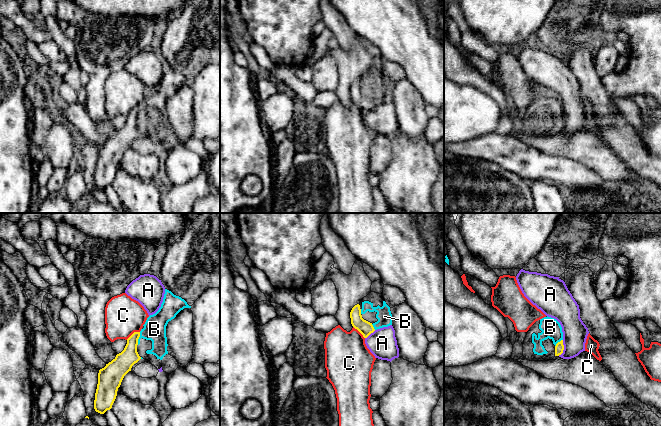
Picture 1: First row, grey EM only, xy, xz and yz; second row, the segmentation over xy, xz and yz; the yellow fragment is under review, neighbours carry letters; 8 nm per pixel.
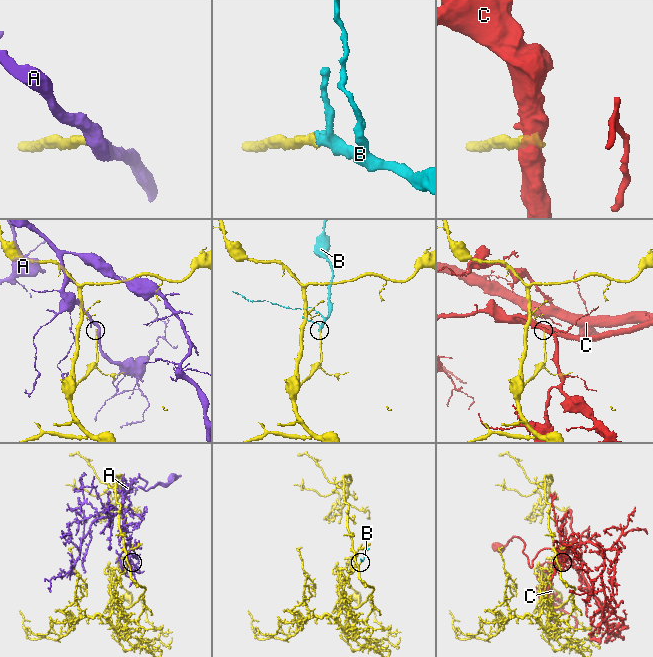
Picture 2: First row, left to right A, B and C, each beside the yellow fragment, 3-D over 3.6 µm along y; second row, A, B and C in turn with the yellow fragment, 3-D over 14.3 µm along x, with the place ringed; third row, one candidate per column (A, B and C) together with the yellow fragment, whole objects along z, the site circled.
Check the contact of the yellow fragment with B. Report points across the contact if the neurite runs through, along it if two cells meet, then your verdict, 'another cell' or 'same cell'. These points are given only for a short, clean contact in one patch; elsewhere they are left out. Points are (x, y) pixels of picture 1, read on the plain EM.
way xy (123, 138), (138, 114), (142, 110), (154, 105); same cell

